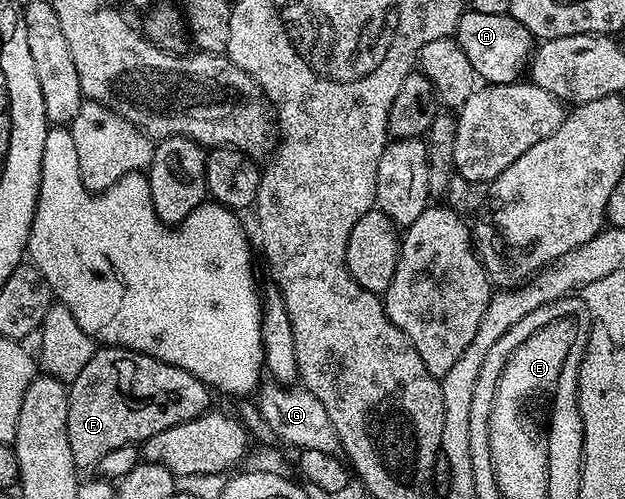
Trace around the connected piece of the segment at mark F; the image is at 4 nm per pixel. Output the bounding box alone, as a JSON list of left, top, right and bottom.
[68,346,211,469]

